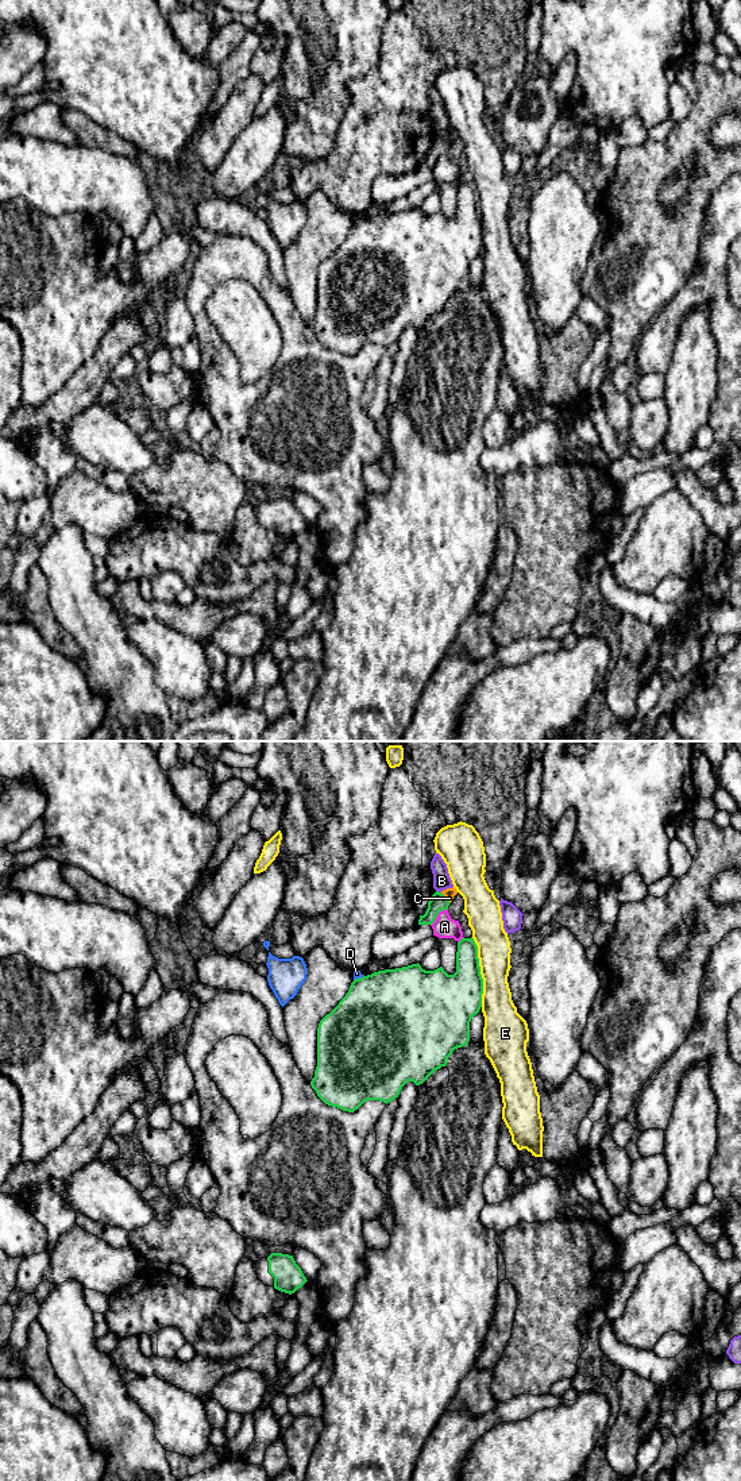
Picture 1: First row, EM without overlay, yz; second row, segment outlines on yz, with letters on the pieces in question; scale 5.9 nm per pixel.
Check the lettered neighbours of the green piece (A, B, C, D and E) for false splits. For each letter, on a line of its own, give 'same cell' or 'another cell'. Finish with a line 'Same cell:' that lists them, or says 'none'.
A: another cell
B: another cell
C: another cell
D: another cell
E: another cell
Same cell: none

